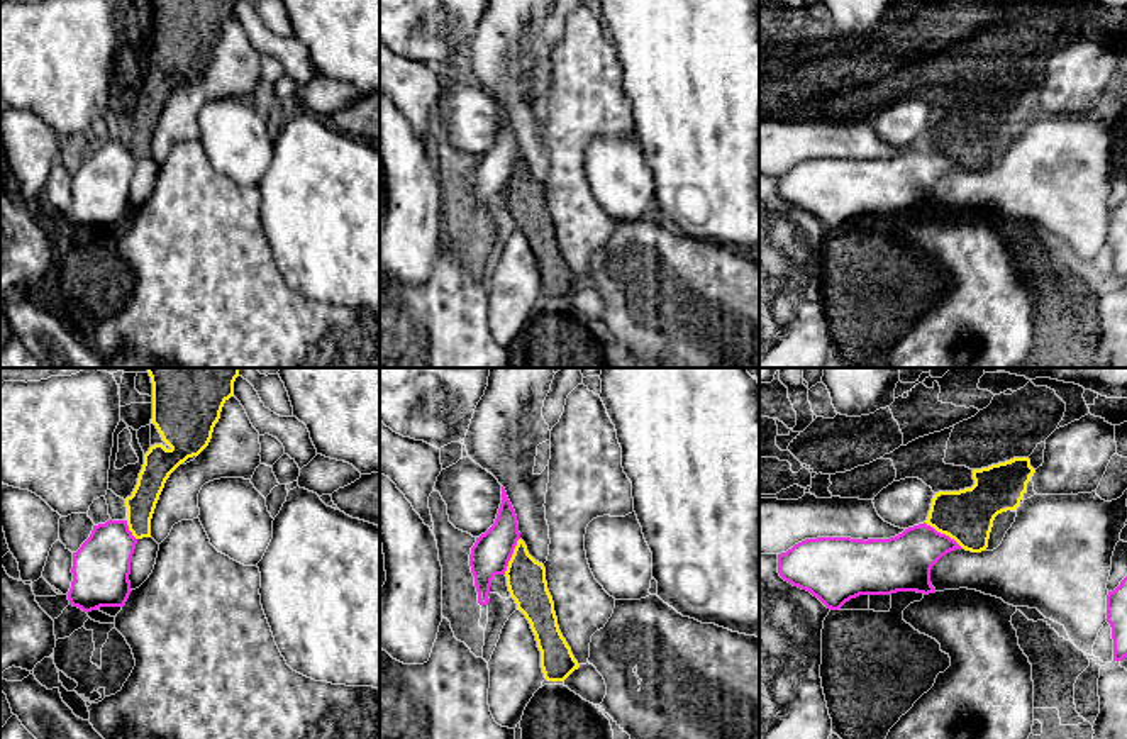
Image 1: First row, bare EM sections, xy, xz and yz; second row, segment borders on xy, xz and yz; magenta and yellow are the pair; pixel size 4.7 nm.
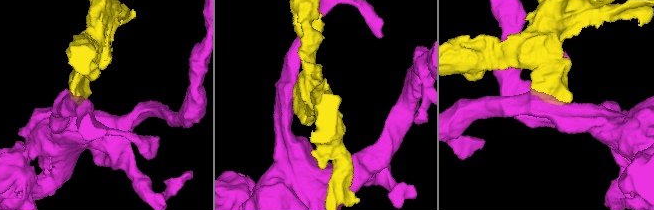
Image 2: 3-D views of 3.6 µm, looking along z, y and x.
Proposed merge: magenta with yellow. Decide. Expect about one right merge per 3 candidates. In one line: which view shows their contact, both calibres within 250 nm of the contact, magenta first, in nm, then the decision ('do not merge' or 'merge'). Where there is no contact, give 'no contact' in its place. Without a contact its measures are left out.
meets magenta in yz; 260 nm thick on the magenta side, 260 nm on the other; do not merge

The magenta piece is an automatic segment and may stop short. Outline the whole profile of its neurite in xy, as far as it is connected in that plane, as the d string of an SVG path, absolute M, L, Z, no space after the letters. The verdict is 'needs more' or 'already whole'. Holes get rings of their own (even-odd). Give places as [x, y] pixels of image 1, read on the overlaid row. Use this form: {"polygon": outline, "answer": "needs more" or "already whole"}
{"polygon": "M127 520L93 525L90 537L73 553L69 605L92 612L100 607L124 607L130 595L130 559L137 539Z", "answer": "already whole"}

